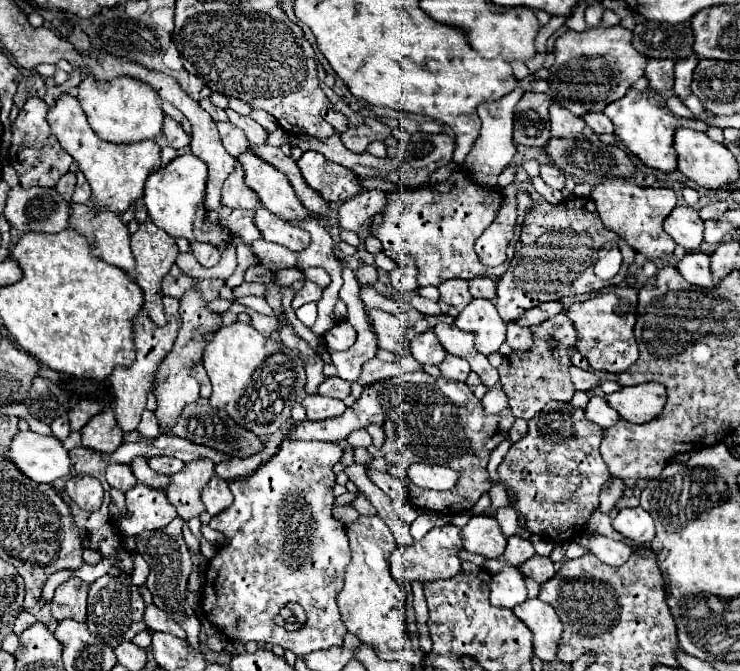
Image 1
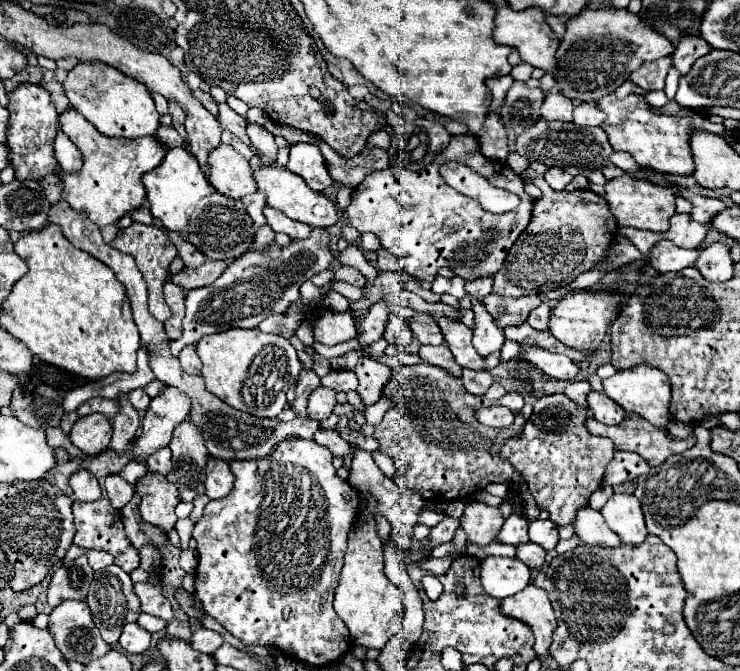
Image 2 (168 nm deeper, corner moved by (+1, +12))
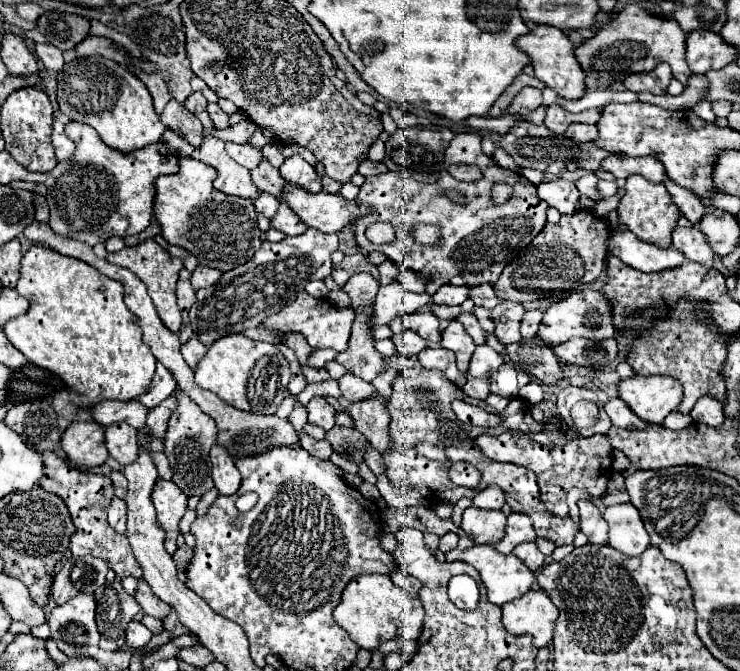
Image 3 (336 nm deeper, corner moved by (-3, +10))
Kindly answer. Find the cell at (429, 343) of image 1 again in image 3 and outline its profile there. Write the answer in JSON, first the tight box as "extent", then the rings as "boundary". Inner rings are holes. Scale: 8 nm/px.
{"extent":[403,306,441,346],"boundary":[[[423,306],[421,310],[403,316],[403,324],[417,332],[423,340],[429,342],[429,346],[439,346],[441,342],[441,330],[439,330],[439,318],[433,314],[433,310],[429,310],[427,306]]]}

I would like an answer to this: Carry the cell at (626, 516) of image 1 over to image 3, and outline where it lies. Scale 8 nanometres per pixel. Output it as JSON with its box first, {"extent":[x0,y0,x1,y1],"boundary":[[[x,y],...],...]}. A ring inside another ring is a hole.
{"extent":[603,502,649,556],"boundary":[[[631,502],[607,506],[603,518],[609,524],[607,546],[627,556],[639,556],[649,546],[649,534],[637,508]]]}

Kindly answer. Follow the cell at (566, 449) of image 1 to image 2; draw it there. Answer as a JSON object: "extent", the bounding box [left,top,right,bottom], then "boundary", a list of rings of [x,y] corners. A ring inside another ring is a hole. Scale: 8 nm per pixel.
{"extent":[501,394,615,526],"boundary":[[[565,394],[539,396],[533,404],[533,414],[527,420],[523,432],[507,440],[505,446],[501,448],[501,458],[511,462],[513,468],[517,468],[521,476],[525,476],[525,484],[529,488],[529,494],[535,498],[537,508],[549,512],[549,518],[551,522],[555,522],[555,526],[569,526],[577,510],[589,504],[591,494],[601,486],[605,466],[615,456],[615,446],[611,440],[589,434],[589,430],[585,428],[587,416],[589,416],[589,410],[577,408],[577,404],[573,404],[573,400],[567,400]]]}

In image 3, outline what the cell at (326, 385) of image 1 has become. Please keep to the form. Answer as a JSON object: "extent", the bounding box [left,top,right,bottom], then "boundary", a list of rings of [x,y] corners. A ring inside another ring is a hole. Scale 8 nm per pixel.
{"extent":[337,374,377,402],"boundary":[[[345,374],[337,382],[339,382],[339,388],[341,388],[347,402],[361,402],[361,400],[373,398],[373,394],[377,394],[373,384],[361,380],[361,378],[353,376],[353,374]]]}

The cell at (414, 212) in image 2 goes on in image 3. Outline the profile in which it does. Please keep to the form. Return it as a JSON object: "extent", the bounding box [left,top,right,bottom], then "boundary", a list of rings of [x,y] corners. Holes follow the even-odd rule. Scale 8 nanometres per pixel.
{"extent":[355,134,547,286],"boundary":[[[455,134],[449,150],[445,150],[445,160],[447,166],[451,164],[475,164],[483,170],[485,178],[479,182],[459,182],[449,176],[449,172],[443,172],[441,178],[435,184],[423,184],[411,178],[405,172],[387,172],[381,176],[367,176],[357,200],[361,204],[371,204],[373,212],[365,218],[359,218],[355,222],[355,240],[359,248],[367,252],[383,252],[389,260],[393,260],[399,268],[413,270],[425,278],[453,278],[461,276],[465,280],[465,286],[481,286],[481,284],[495,284],[497,278],[501,276],[501,268],[505,268],[517,252],[521,252],[529,242],[539,234],[545,224],[547,224],[547,204],[537,198],[537,188],[523,178],[517,172],[499,168],[491,156],[485,156],[479,152],[481,148],[481,136],[479,134]],[[493,182],[507,182],[513,186],[513,198],[505,202],[503,206],[493,206],[489,202]],[[455,188],[461,194],[467,196],[469,204],[467,206],[455,206],[441,194],[441,190]],[[375,222],[389,222],[395,228],[395,242],[375,246],[367,242],[365,238],[365,228],[375,224]],[[425,222],[425,224],[435,224],[441,228],[443,240],[439,246],[429,248],[421,246],[411,238],[413,224]]]}

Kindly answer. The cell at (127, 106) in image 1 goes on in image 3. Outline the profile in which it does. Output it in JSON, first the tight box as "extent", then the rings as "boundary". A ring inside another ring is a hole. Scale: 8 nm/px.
{"extent":[57,56,165,154],"boundary":[[[103,56],[73,58],[65,62],[57,74],[57,102],[69,120],[95,128],[101,140],[121,154],[155,144],[165,132],[165,124],[159,122],[147,86],[125,66]]]}

